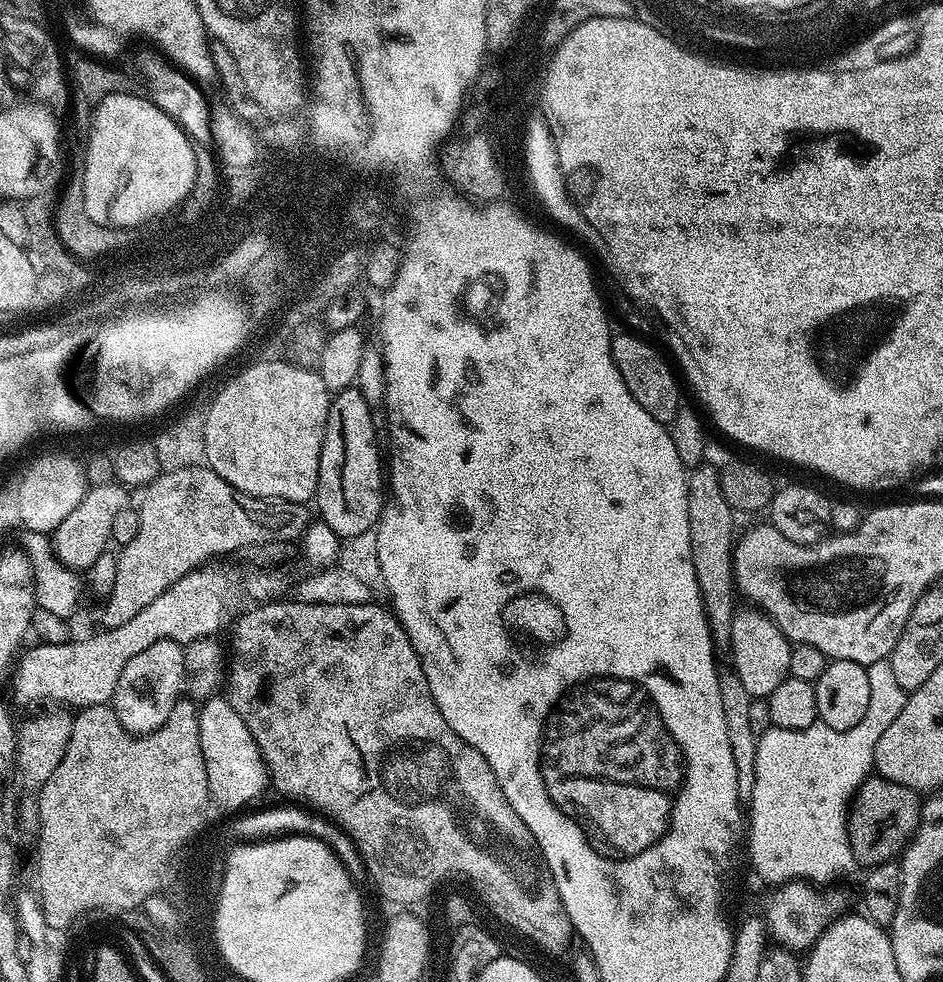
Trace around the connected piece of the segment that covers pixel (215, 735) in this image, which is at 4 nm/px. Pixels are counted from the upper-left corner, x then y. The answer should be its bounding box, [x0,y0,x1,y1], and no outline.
[196,694,270,809]

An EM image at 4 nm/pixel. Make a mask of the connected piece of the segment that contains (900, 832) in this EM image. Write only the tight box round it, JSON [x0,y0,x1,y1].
[848,774,922,870]

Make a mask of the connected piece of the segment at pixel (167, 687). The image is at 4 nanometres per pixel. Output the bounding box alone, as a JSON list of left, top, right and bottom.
[110,640,184,734]

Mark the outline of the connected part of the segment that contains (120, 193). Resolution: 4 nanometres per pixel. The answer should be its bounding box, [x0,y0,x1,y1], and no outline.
[83,90,193,224]

